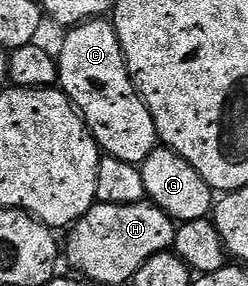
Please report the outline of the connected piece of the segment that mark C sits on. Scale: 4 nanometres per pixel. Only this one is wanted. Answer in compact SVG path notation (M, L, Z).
M95 18L73 25L67 32L62 49L56 52L58 84L82 115L102 152L140 166L160 141L152 114L134 89L113 23Z

